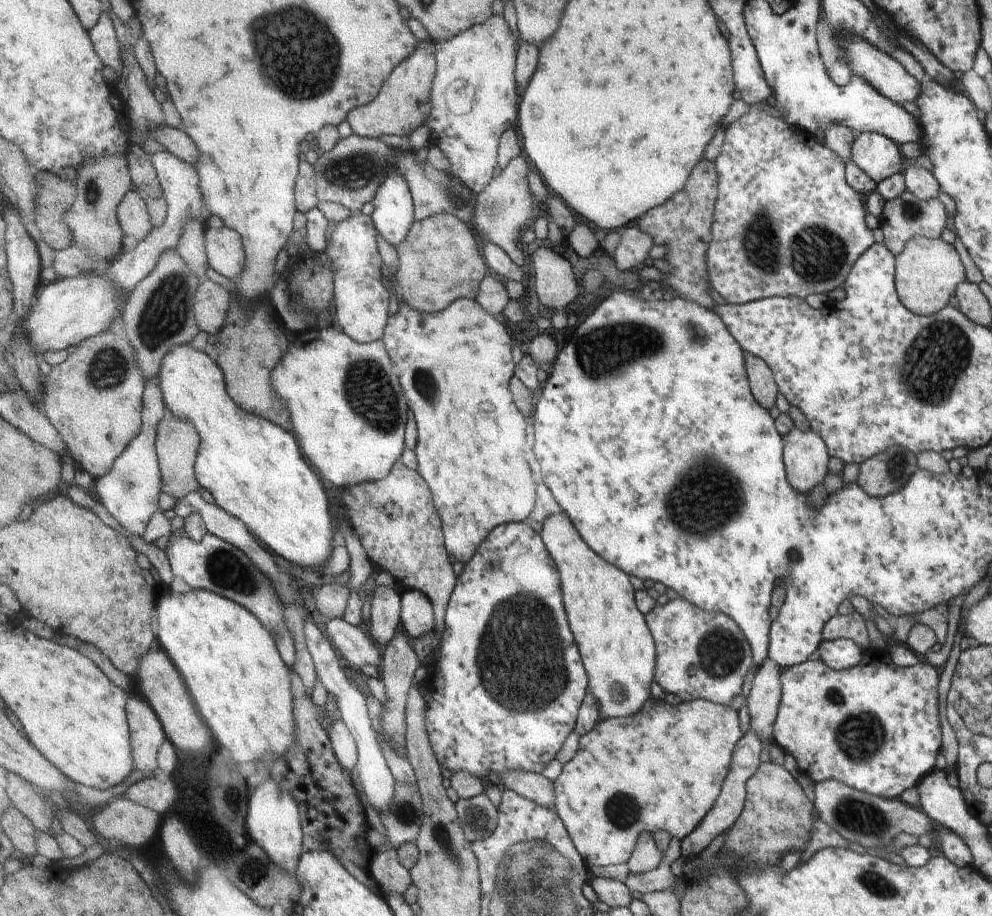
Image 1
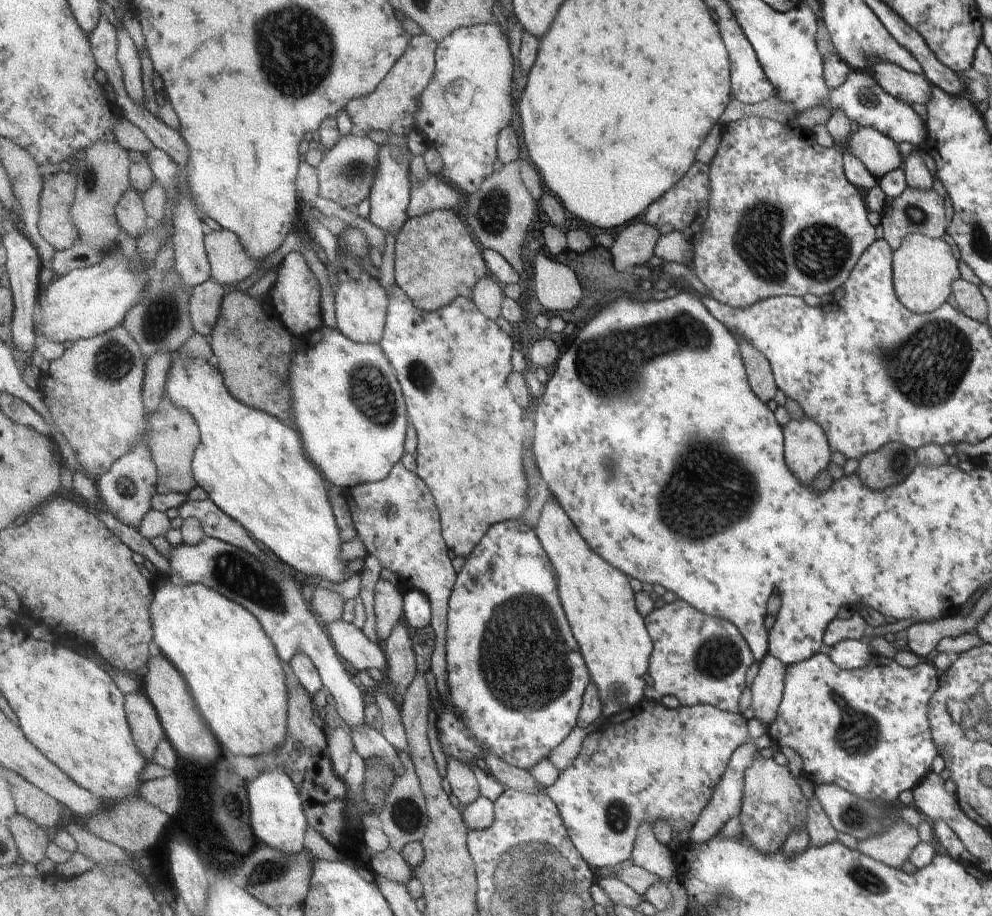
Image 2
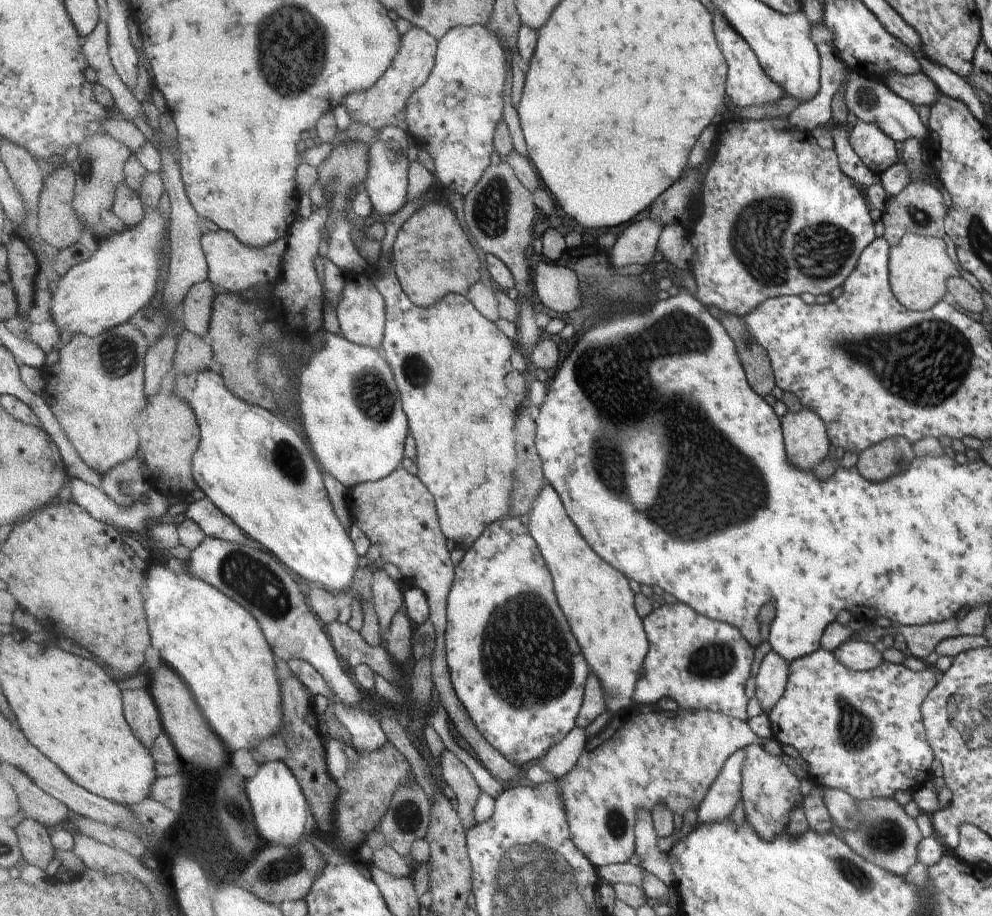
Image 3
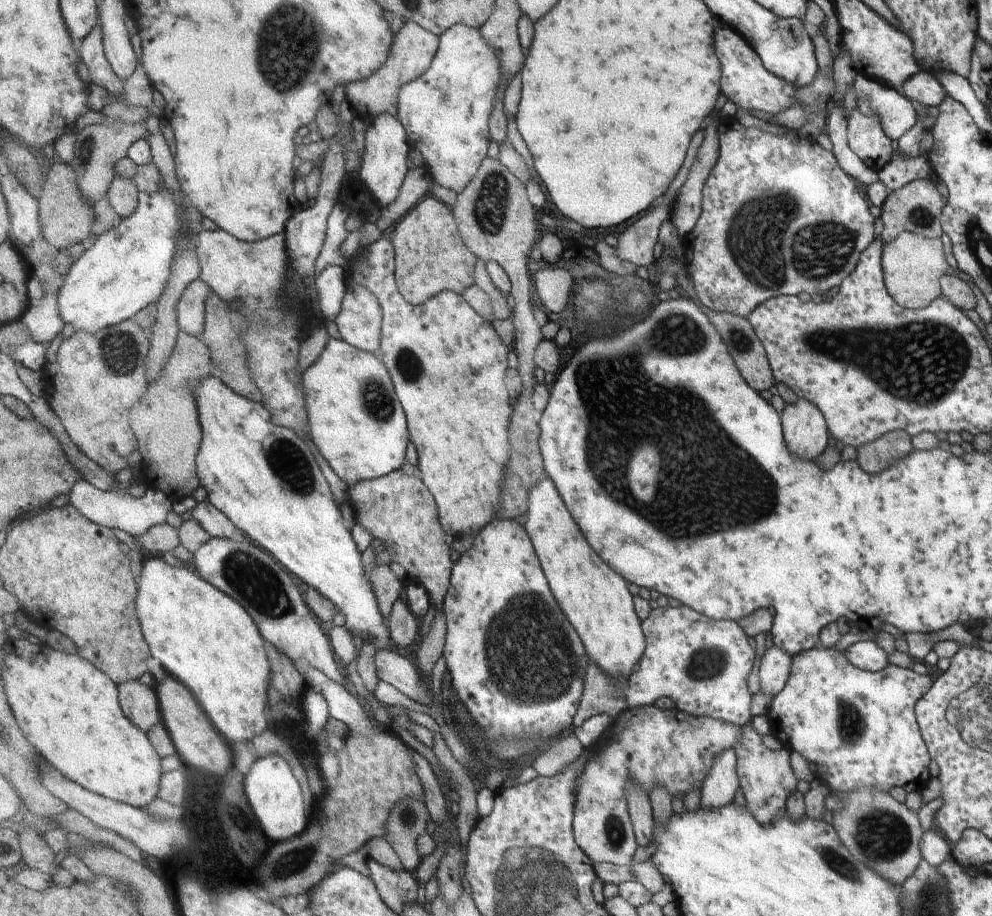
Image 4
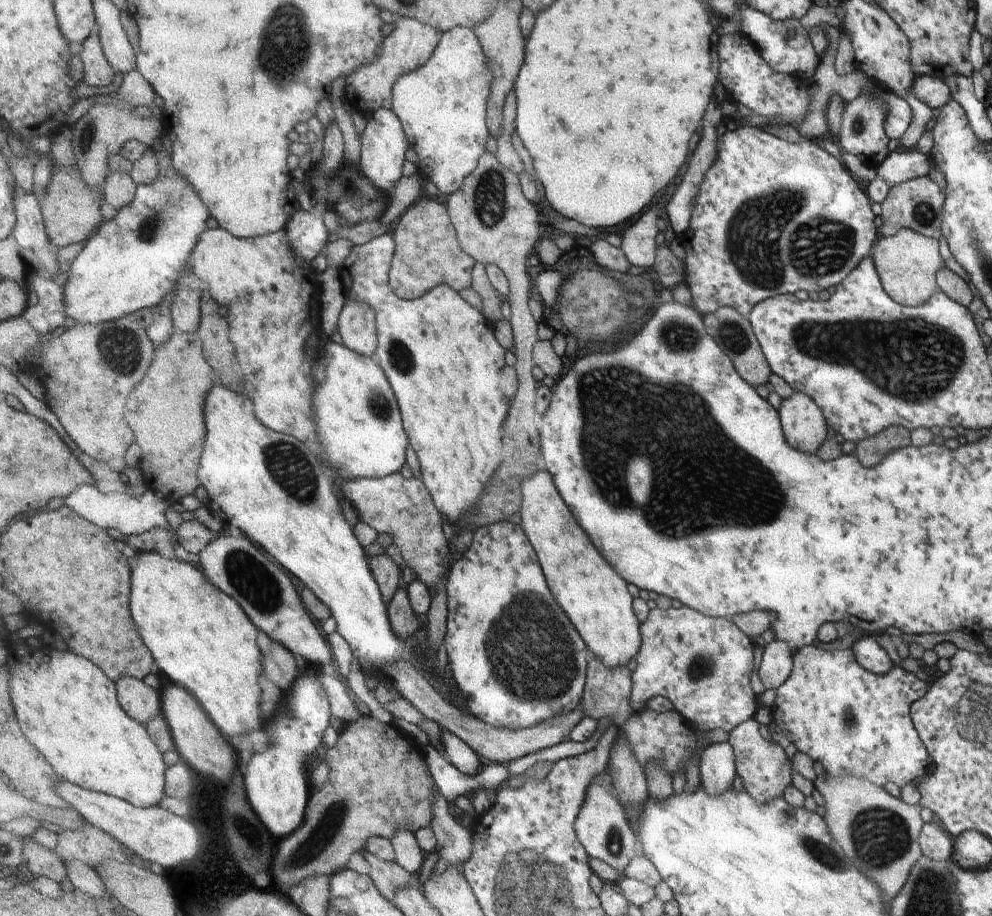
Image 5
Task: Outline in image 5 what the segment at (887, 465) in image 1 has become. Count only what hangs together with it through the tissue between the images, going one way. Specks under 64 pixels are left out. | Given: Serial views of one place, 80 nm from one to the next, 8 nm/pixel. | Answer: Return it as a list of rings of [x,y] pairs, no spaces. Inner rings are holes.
[[[891,425],[873,436],[857,441],[853,455],[861,466],[871,468],[879,464],[890,451],[909,446],[909,433],[906,428]]]

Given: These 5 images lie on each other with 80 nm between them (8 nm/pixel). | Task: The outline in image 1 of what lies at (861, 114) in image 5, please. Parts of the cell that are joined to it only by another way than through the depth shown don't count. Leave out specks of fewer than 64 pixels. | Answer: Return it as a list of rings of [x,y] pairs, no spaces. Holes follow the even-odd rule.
[[[861,133],[857,139],[852,140],[850,161],[855,166],[858,166],[876,184],[895,173],[901,172],[904,165],[899,146],[886,136],[877,133]]]

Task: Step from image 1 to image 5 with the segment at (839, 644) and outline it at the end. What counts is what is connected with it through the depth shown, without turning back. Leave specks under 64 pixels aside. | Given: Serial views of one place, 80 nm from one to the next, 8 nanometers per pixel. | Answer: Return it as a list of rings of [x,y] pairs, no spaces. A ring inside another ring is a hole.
[[[863,634],[850,646],[850,649],[854,661],[867,672],[882,675],[892,667],[887,652],[877,645],[874,636]]]

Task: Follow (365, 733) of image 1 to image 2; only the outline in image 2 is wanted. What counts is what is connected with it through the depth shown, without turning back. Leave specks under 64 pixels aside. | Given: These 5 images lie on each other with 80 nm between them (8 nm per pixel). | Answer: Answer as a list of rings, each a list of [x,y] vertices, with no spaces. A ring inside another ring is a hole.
[[[209,535],[195,546],[184,542],[181,546],[172,547],[170,561],[173,570],[187,584],[201,583],[247,607],[262,623],[283,661],[290,663],[298,652],[307,654],[314,660],[314,670],[319,672],[323,684],[336,702],[338,714],[346,724],[351,730],[365,725],[365,698],[359,686],[353,682],[354,675],[345,670],[334,642],[307,608],[308,604],[293,580],[289,580],[269,562],[261,562],[246,550]]]

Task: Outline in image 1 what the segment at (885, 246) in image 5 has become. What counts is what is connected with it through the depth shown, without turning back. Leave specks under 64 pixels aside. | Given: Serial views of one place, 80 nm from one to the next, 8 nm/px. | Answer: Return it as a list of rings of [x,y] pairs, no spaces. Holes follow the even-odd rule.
[[[914,236],[904,244],[903,250],[894,256],[894,289],[899,302],[910,313],[929,316],[941,310],[954,294],[955,285],[965,281],[961,261],[953,249],[953,246],[939,239],[926,239]]]

